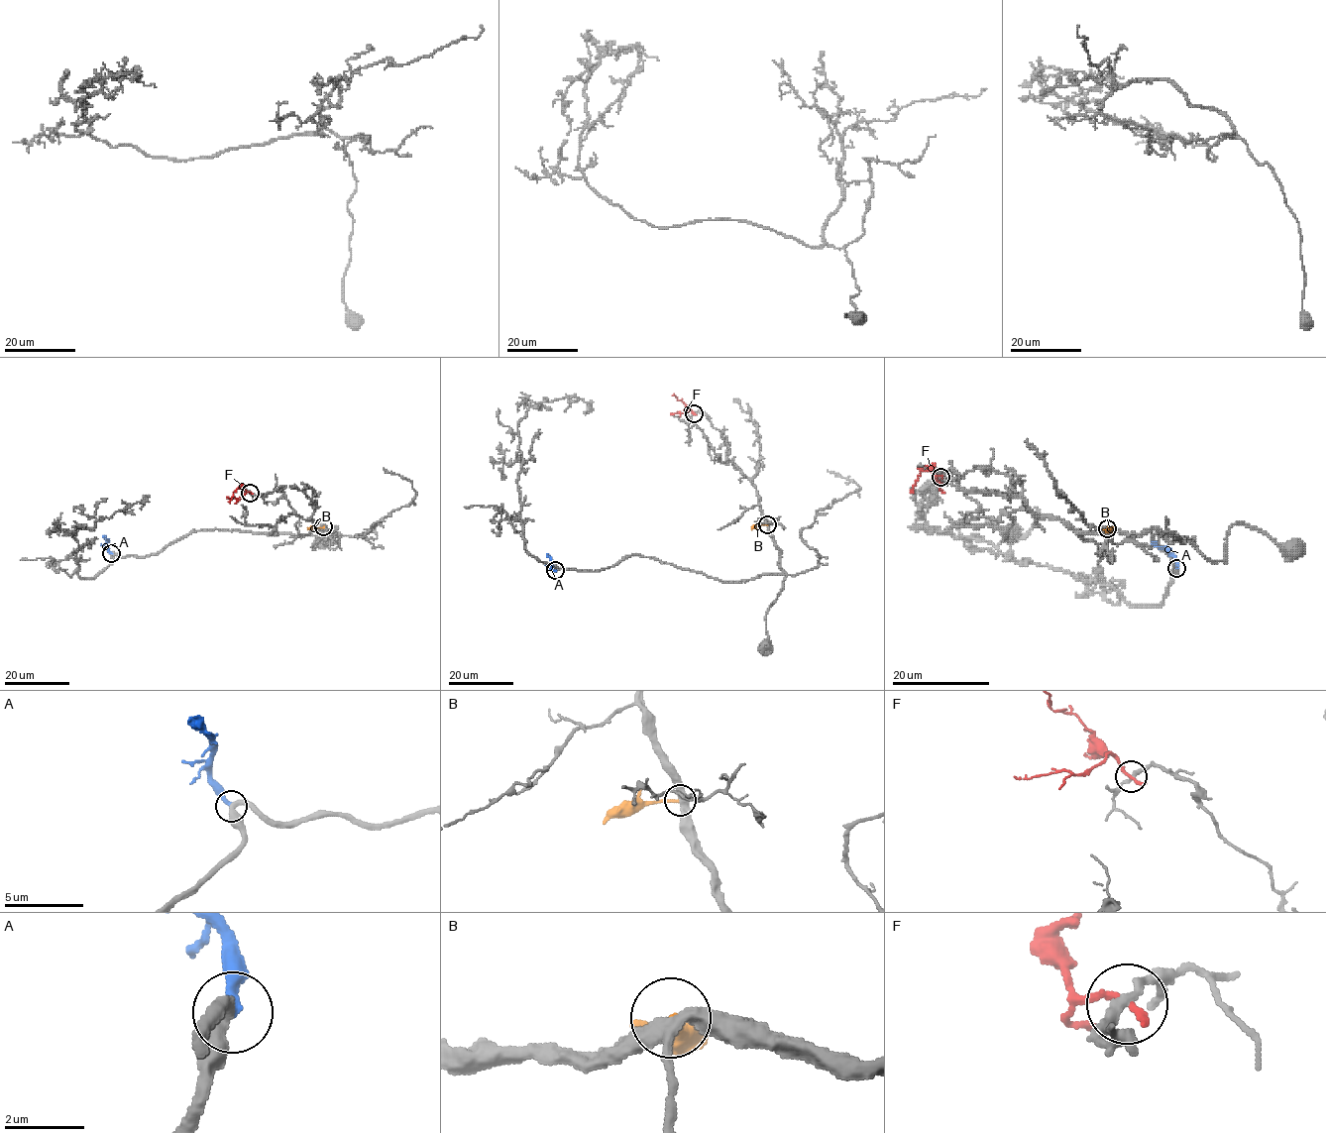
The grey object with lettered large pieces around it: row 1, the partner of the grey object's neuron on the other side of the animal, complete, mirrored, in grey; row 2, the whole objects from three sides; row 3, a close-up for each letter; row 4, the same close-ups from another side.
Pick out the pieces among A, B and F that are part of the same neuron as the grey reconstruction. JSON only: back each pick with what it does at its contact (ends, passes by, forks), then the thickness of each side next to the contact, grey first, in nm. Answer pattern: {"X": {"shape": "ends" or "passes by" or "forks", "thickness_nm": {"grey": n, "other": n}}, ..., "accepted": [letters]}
{"accepted": []}

